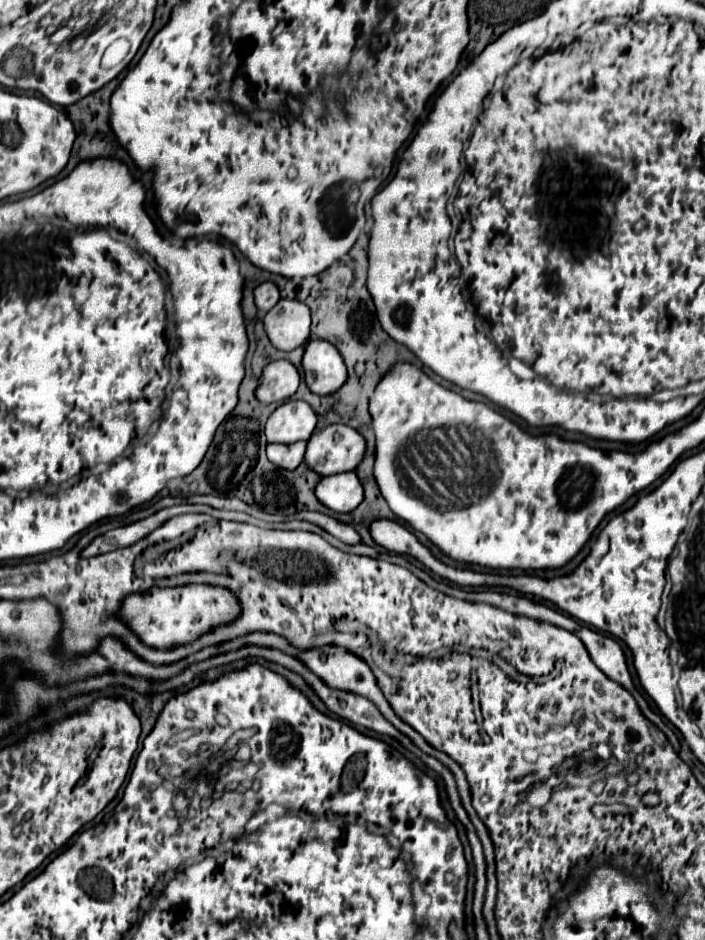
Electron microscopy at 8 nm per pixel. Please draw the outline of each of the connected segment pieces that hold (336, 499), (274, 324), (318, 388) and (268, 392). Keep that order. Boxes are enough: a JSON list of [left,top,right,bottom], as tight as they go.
[[315,472,363,512],[263,300,311,352],[303,338,347,396],[257,360,301,404]]

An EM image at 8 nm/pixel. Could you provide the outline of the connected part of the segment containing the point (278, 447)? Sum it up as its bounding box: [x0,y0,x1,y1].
[267,442,307,470]

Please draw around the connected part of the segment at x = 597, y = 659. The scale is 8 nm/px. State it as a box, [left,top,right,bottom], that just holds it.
[575,626,679,746]

